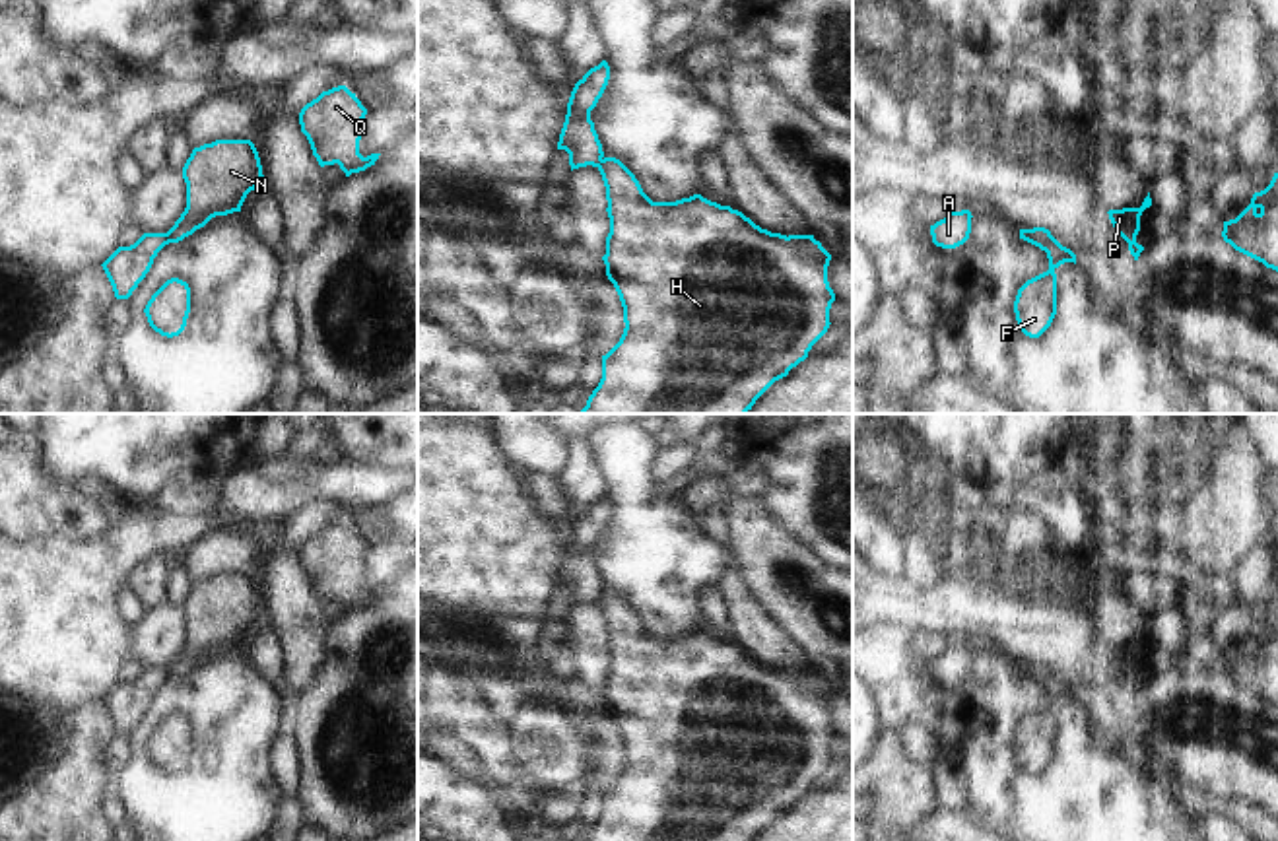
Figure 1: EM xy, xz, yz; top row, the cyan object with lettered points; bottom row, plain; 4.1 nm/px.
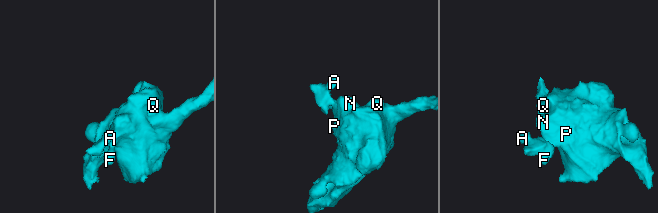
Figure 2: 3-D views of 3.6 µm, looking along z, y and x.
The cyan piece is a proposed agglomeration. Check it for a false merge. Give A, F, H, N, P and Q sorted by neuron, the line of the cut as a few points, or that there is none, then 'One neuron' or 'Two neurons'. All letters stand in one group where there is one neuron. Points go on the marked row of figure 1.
Groups: A / F H N P Q. Split along xy (168, 232), (169, 241). Two neurons

